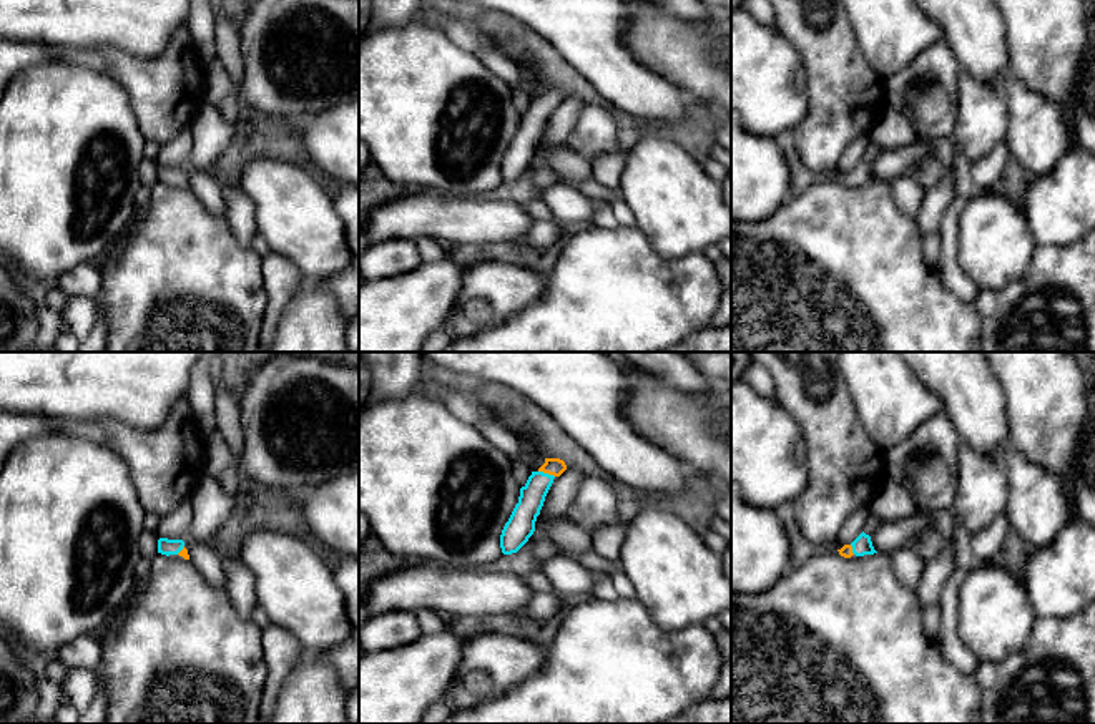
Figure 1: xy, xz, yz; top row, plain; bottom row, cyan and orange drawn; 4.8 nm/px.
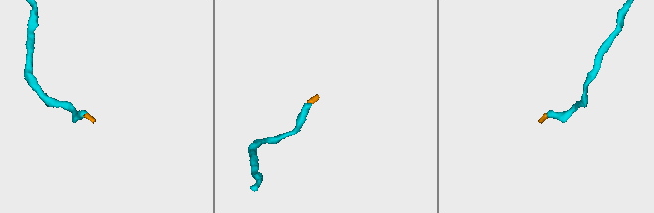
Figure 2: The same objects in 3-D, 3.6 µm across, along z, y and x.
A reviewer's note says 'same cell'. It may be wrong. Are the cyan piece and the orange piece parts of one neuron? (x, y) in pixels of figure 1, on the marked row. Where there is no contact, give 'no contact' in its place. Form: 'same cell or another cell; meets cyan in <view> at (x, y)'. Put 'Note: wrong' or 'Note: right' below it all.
same cell; meets cyan in xz at (547, 474)
Note: right

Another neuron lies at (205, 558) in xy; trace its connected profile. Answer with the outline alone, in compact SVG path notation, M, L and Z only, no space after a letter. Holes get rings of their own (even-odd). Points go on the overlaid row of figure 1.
M189 536L183 538L188 550L189 561L196 566L201 576L214 588L224 588L228 585L223 558L208 545L199 543Z

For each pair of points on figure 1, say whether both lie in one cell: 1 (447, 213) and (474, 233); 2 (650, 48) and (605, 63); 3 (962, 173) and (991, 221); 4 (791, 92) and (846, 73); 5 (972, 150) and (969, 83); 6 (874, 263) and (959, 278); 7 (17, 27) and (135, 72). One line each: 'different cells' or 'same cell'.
1: same cell
2: different cells
3: different cells
4: different cells
5: same cell
6: different cells
7: different cells

